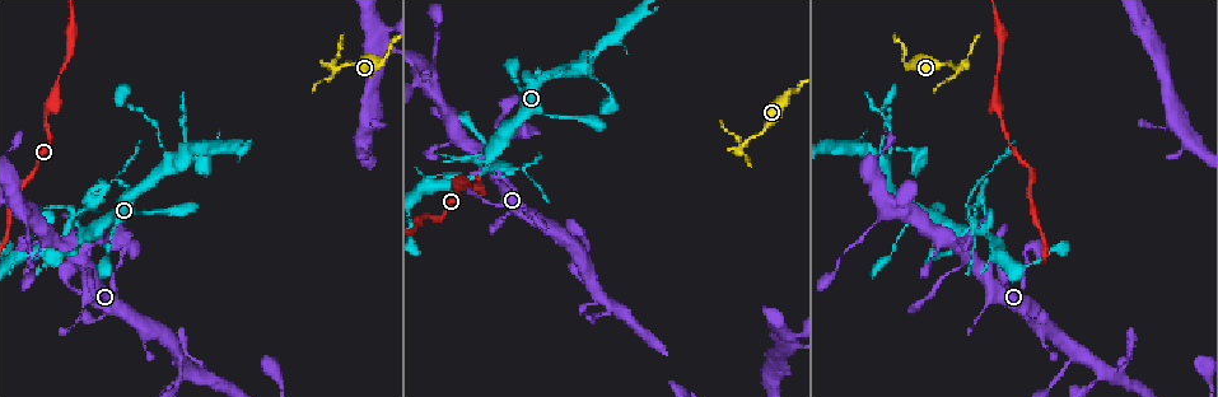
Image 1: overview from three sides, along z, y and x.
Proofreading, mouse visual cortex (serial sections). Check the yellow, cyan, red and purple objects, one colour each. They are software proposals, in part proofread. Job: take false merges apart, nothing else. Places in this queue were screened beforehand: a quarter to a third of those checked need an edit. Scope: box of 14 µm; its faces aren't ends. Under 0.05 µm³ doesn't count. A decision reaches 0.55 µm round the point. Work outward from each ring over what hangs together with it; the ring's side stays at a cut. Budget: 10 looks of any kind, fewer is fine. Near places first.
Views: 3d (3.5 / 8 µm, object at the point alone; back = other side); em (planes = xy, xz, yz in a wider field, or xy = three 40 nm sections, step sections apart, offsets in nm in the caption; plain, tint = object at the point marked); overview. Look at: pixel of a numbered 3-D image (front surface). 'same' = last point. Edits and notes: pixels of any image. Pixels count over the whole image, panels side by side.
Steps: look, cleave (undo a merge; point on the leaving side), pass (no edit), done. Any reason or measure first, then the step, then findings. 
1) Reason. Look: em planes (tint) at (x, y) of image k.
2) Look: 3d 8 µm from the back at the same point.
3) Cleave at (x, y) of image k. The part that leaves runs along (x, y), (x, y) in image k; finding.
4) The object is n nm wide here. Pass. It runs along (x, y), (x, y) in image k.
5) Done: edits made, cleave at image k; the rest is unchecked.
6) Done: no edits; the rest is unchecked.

A narrow waist. Look: 3d 3.5 µm at (579, 65) of image 1.

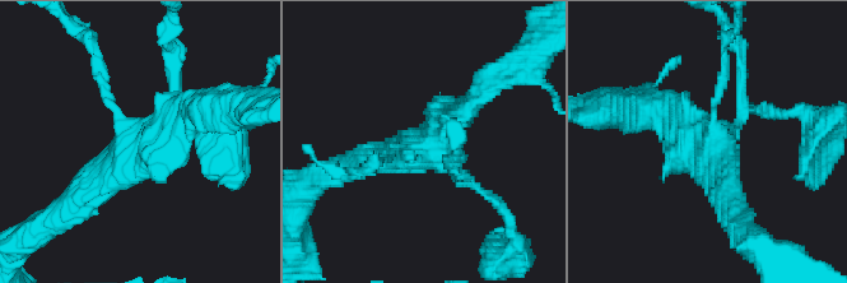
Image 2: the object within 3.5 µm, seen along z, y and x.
Look: em planes (plain) at (714, 155) of image 2.

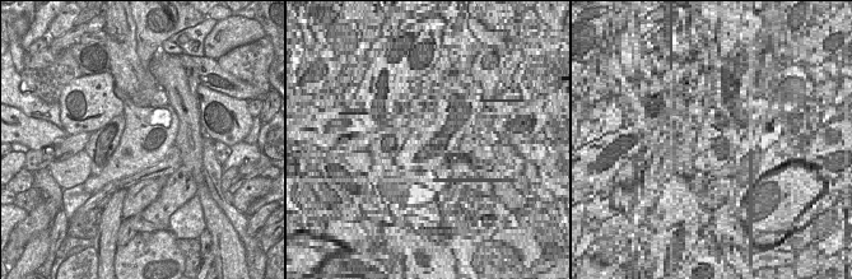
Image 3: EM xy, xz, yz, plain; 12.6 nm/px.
Where the object lies. Look: em planes (tint) at the same point.

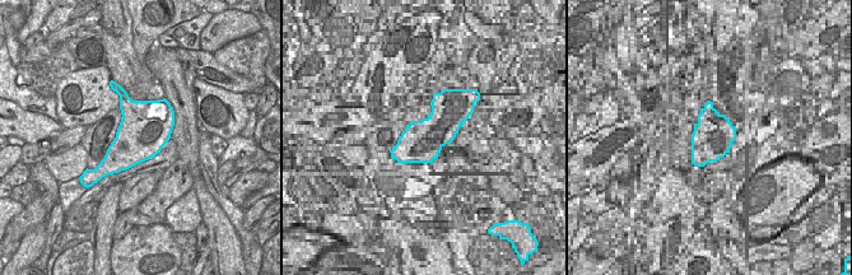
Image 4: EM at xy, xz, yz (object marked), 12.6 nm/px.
The arms are 100, 150, 350, 350 nm wide. Pass. It runs along (65, 208), (190, 114) in image 2; one cell here.

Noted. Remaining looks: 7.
Three-way junction. Look: 3d 8 µm at (498, 163) of image 1.

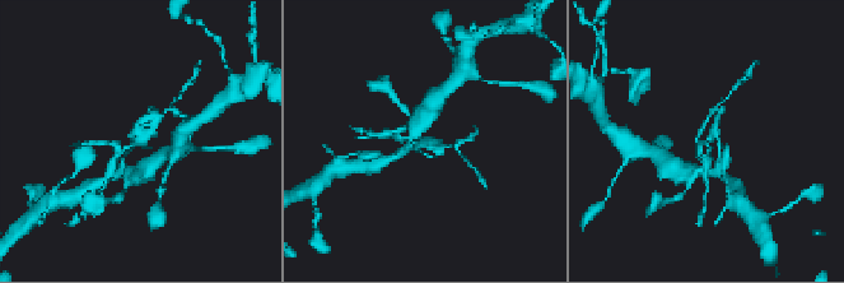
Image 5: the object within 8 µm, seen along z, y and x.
Zoom in. Look: 3d 3.5 µm at (425, 144) of image 5.

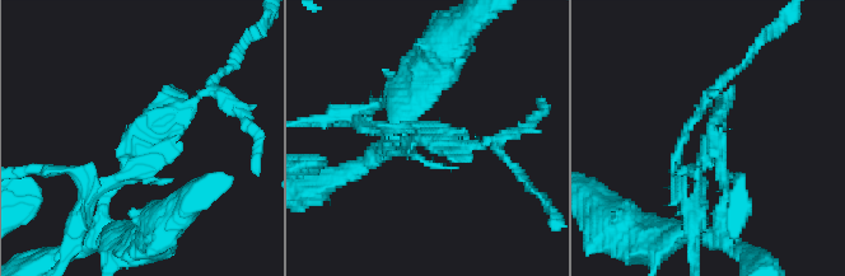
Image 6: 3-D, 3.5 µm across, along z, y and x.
Now the EM. Look: em planes (tint) at (707, 152) of image 6.

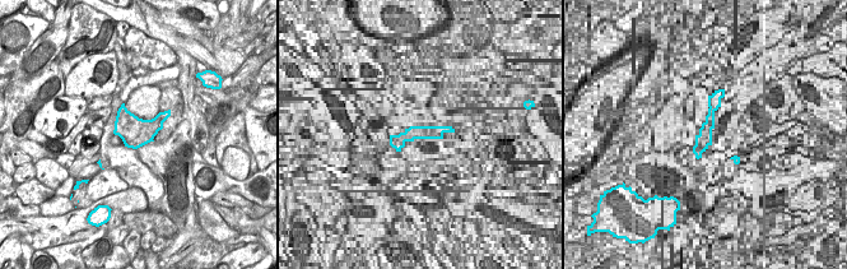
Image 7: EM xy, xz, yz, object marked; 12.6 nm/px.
Cleave at (676, 162) of image 6. The part that leaves runs along (714, 149), (698, 169), (691, 232) in image 6; two cells meet here.

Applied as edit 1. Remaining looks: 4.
Thin arm on a thick one. Look: 3d 3.5 µm at (23, 213) of image 1.

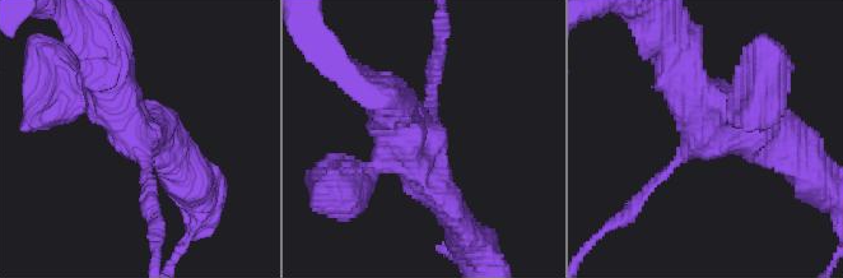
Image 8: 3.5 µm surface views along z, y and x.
Need the tissue. Look: em xy step 3 (tint) at (706, 137) of image 8.

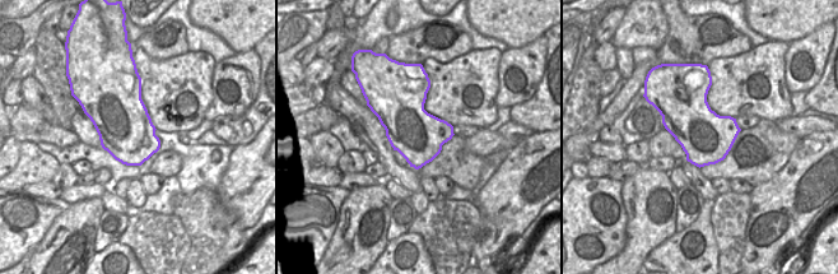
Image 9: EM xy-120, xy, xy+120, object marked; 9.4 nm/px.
4 arms meet here; the arms are 150, 250, 400, 500 nm wide. Pass. It runs along (790, 148), (679, 73) in image 8; continuous, no second cell.

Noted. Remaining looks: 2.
Sharp bend. Look: 3d 3.5 µm at (383, 56) of image 1.

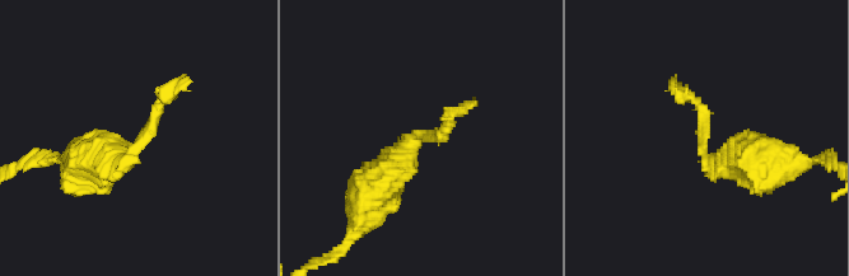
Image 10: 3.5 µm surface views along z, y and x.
Now the EM. Look: em xy step 3 (tint) at (423, 134) of image 10.

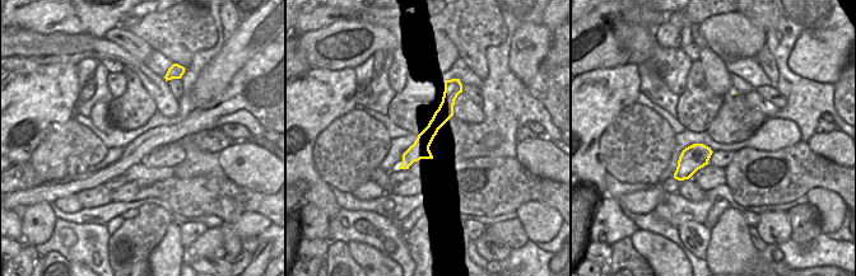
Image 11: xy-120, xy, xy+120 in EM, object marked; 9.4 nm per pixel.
The arms are 150, 450 nm wide. Pass. It runs along (449, 89), (445, 112), (404, 165) in image 11; one cell here.

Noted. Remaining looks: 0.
Done: edits made, cleave at image 6; the rest is unchecked.

